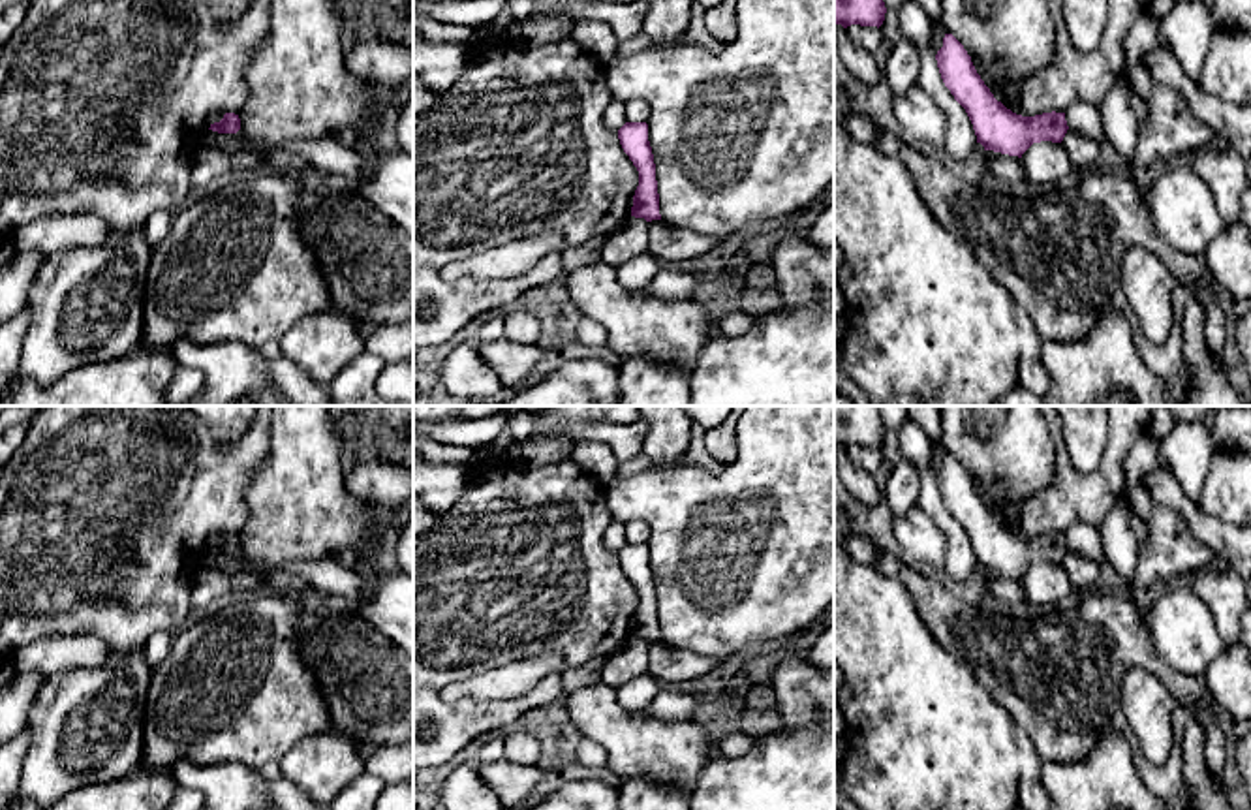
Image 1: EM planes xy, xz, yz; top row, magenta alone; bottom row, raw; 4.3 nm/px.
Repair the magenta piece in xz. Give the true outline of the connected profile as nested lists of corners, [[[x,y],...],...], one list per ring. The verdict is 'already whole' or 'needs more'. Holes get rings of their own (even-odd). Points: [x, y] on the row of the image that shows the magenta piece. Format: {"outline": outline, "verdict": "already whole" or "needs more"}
{"outline": [[[626,122],[618,130],[618,139],[624,152],[639,171],[639,186],[633,195],[631,216],[644,218],[646,222],[661,220],[656,164],[648,141],[648,124]]], "verdict": "already whole"}

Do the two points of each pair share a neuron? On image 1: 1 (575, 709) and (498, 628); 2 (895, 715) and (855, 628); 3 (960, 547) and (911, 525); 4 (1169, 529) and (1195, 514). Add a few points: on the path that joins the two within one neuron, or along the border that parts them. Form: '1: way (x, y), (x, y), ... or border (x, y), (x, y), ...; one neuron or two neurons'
1: border (564, 696), (555, 709); two neurons
2: way (895, 694), (893, 668), (876, 649); one neuron
3: border (917, 506), (945, 536), (943, 568); two neurons
4: border (1148, 493), (1158, 504), (1173, 508), (1212, 553); two neurons

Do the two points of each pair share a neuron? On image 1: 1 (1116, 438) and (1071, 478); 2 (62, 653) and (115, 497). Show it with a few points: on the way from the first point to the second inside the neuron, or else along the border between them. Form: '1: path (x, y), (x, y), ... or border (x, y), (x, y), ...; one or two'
1: path (1114, 453), (1112, 461), (1094, 480), (1086, 480); one
2: border (108, 643), (72, 634), (25, 647); two

